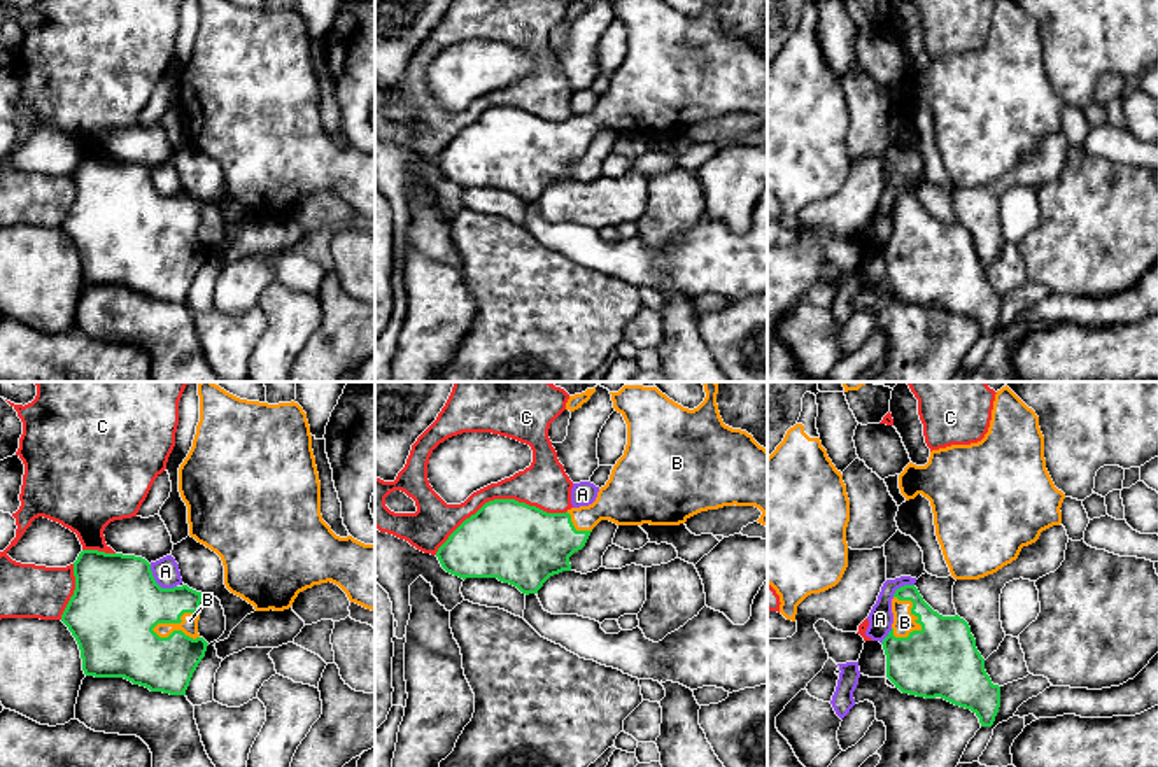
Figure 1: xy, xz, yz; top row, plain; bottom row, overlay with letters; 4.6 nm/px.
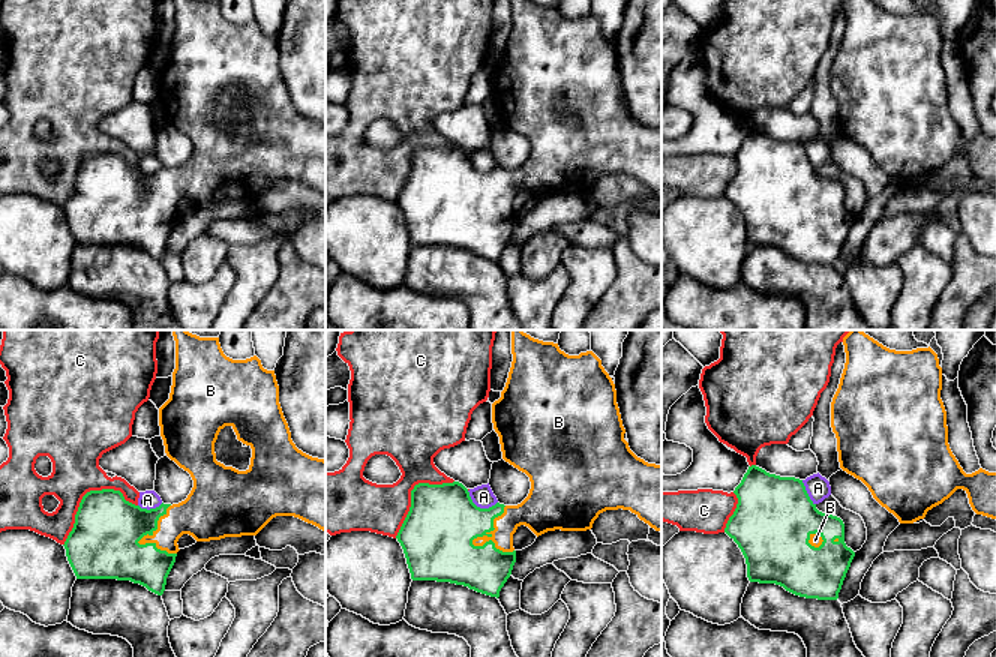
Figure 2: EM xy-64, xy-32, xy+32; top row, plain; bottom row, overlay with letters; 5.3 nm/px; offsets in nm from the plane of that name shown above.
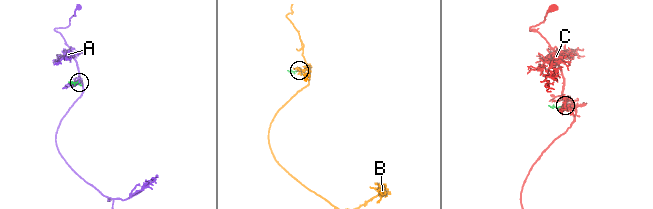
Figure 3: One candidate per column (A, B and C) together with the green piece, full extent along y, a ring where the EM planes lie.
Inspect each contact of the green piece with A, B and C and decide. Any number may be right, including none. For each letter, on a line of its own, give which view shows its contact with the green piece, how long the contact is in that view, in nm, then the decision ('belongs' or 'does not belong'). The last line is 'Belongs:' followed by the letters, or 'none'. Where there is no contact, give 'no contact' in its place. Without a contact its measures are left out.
A: meets green in xy; contact 170 nm long; does not belong
B: meets green in xy; contact 240 nm long; belongs
C: meets green in xz; contact 650 nm long; does not belong
Belongs: B

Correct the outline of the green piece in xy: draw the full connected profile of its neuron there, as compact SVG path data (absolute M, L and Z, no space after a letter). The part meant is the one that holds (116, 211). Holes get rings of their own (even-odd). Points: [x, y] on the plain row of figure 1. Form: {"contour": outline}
{"contour": "M82 158L74 170L75 198L61 229L75 245L82 278L95 285L124 285L170 303L186 303L208 250L198 242L203 201L187 193L161 196L151 172L135 163Z"}

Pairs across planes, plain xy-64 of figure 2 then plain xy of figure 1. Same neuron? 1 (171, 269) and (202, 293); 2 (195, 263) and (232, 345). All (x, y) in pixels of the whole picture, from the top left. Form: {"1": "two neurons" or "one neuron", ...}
{"1": "one neuron", "2": "two neurons"}

